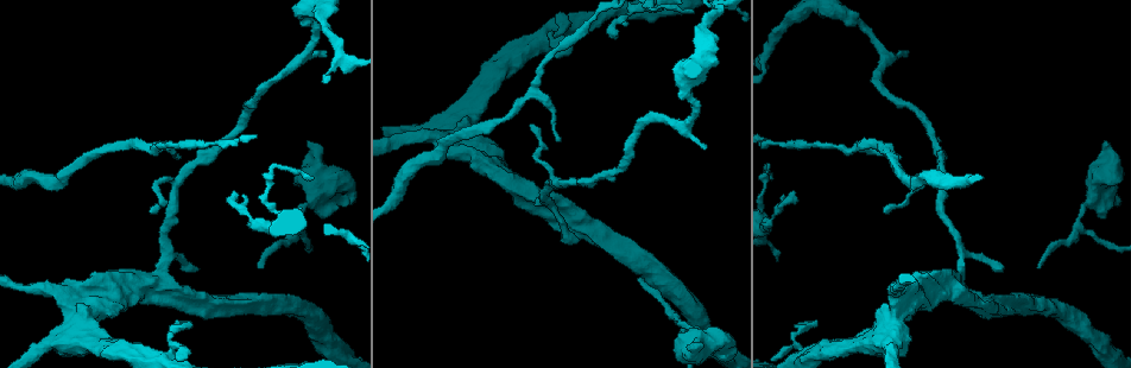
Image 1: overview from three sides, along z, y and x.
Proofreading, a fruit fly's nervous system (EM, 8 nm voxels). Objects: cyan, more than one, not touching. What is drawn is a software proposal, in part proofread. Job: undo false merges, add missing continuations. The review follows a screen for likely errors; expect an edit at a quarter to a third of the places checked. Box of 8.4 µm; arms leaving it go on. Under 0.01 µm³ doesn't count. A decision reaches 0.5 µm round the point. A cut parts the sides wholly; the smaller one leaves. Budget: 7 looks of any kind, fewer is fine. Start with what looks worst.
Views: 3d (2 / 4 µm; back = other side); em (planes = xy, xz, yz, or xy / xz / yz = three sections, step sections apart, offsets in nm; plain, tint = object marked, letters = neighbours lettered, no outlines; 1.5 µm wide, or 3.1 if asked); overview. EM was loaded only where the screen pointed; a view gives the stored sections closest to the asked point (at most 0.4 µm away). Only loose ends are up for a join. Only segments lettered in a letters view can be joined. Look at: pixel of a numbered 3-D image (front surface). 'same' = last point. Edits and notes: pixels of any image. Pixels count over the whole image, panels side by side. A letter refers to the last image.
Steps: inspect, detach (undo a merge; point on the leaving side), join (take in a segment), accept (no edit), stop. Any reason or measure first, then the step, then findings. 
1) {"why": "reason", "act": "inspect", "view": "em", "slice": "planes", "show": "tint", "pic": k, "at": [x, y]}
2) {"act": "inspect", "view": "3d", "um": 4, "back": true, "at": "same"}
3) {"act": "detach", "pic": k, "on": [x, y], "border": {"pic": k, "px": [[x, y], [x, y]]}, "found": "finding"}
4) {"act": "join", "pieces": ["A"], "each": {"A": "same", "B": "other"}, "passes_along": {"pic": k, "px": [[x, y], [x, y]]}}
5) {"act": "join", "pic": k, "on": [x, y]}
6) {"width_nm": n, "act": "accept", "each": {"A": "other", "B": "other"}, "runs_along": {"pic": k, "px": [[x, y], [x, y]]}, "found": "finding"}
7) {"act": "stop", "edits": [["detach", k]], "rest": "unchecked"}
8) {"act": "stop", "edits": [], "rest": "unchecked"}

{"why": "free end", "act": "inspect", "view": "3d", "um": 2, "pic": 1, "at": [795, 193]}

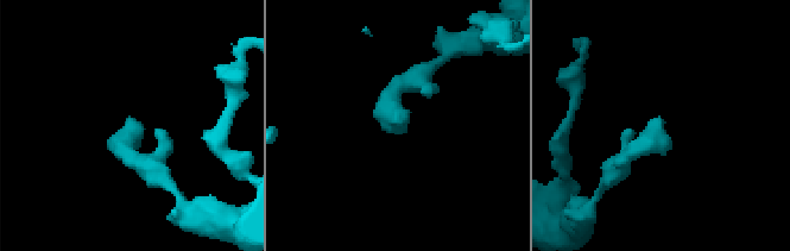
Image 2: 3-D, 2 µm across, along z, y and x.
{"why": "now the EM", "act": "inspect", "view": "em", "slice": "planes", "show": "letters", "pic": 2, "at": [659, 118]}

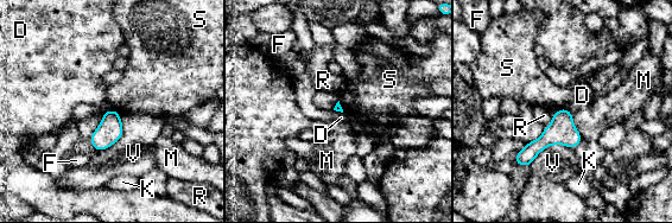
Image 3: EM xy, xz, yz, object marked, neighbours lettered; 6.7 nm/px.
{"act": "accept", "each": {"D": "other", "F": "other", "K": "other", "M": "other", "R": "other", "S": "other", "V": "other"}, "border": {"pic": 3, "px": [[113, 109], [106, 112]]}, "found": "no lettered segment goes on from it"}

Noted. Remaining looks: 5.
{"why": "tapers out", "act": "inspect", "view": "3d", "um": 4, "pic": 1, "at": [1037, 264]}

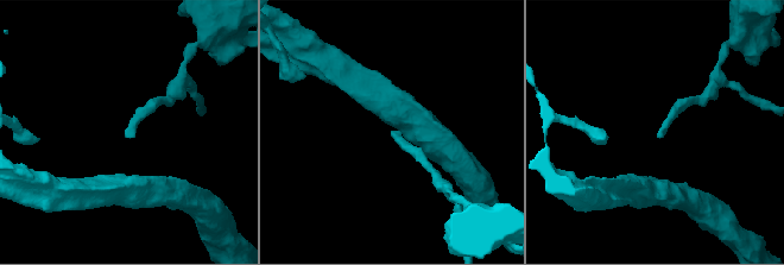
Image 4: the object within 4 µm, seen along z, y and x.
{"why": "need the tissue", "act": "inspect", "view": "em", "slice": "xy", "step": 4, "show": "plain", "pic": 4, "at": [125, 135]}

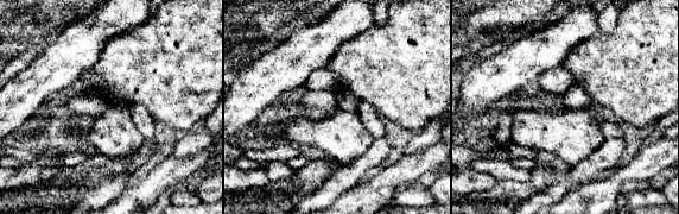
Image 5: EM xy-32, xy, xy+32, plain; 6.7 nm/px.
{"why": "see the neighbours", "act": "inspect", "view": "em", "slice": "xy", "step": 4, "show": "letters", "at": "same"}

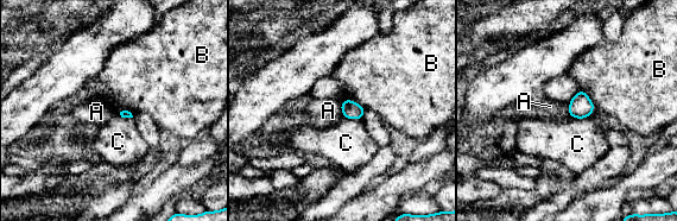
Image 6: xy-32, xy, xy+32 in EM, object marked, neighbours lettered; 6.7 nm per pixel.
{"longest_contact_nm": ["B", 180], "act": "accept", "each": {"A": "other", "B": "other", "C": "other"}, "border": {"pic": 6, "px": [[340, 102], [343, 117]]}, "found": "no lettered segment goes on from it"}

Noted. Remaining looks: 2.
{"why": "thin end", "act": "inspect", "view": "3d", "um": 2, "pic": 1, "at": [178, 156]}

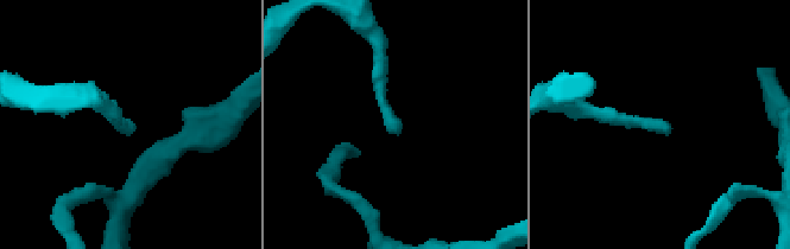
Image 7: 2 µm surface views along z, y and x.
{"act": "inspect", "view": "em", "slice": "planes", "show": "letters", "pic": 7, "at": [395, 133]}

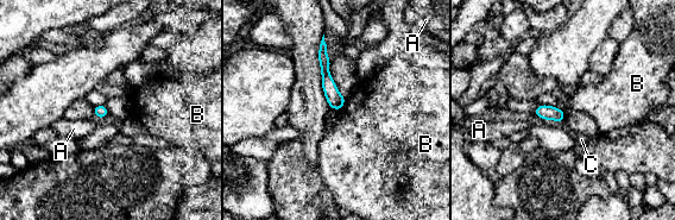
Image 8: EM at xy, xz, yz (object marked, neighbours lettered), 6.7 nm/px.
{"act": "accept", "each": {"A": "other", "B": "other", "C": "other"}, "runs_along": {"pic": 8, "px": [[322, 46], [327, 83], [338, 106]]}, "found": "no lettered segment goes on from it"}

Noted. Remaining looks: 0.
{"act": "stop", "edits": [], "rest": "unchecked"}

